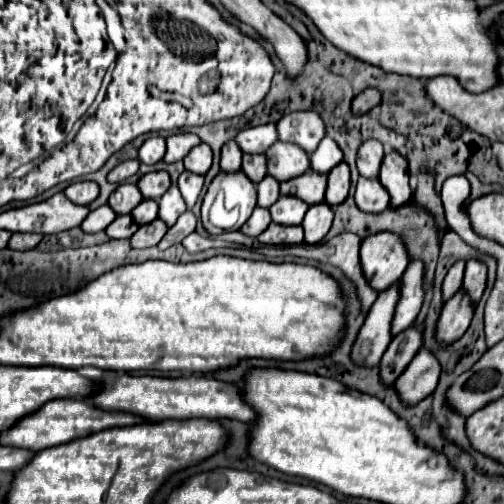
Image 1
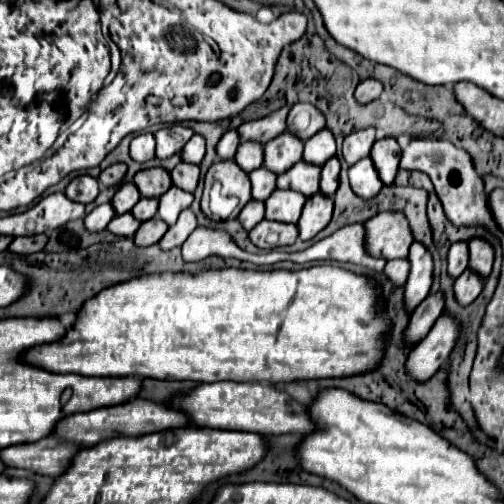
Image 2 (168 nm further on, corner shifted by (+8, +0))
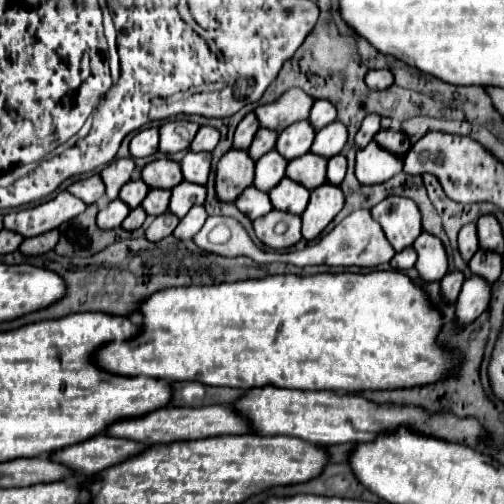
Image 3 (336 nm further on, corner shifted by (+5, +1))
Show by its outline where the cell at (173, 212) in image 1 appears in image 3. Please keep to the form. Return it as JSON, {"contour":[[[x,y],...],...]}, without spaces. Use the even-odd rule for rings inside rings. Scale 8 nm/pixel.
{"contour":[[[183,180],[181,184],[177,184],[177,186],[171,190],[169,210],[171,210],[173,214],[177,214],[179,218],[183,218],[195,202],[197,202],[197,204],[203,204],[205,198],[207,198],[207,188],[205,188],[205,186]]]}

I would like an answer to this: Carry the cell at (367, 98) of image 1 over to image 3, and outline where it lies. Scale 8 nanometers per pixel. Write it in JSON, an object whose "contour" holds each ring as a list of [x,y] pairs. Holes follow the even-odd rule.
{"contour":[[[369,70],[365,82],[371,90],[385,90],[393,84],[393,74],[389,70]]]}

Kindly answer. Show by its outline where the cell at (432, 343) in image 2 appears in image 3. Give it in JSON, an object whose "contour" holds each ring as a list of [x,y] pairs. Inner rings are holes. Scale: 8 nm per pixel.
{"contour":[[[479,276],[465,280],[463,290],[457,298],[457,320],[459,324],[469,324],[481,316],[491,300],[491,284]]]}

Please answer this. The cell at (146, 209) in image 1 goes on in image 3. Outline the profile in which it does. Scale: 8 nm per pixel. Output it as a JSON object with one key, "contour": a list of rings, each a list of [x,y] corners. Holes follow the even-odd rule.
{"contour":[[[151,190],[145,200],[143,200],[143,208],[147,214],[163,214],[169,208],[169,198],[171,198],[171,190]]]}

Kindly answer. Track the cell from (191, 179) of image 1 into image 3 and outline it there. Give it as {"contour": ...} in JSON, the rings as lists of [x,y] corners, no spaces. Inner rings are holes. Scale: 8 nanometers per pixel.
{"contour":[[[187,152],[181,160],[183,178],[195,184],[207,184],[211,172],[211,154],[209,152]]]}

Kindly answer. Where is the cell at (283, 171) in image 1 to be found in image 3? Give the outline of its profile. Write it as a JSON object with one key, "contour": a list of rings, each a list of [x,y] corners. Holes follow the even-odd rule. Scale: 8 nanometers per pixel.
{"contour":[[[307,120],[295,122],[287,130],[283,130],[283,134],[279,134],[275,150],[283,158],[293,160],[293,158],[299,158],[309,152],[313,138],[315,138],[315,128],[311,126],[311,122],[307,122]]]}

